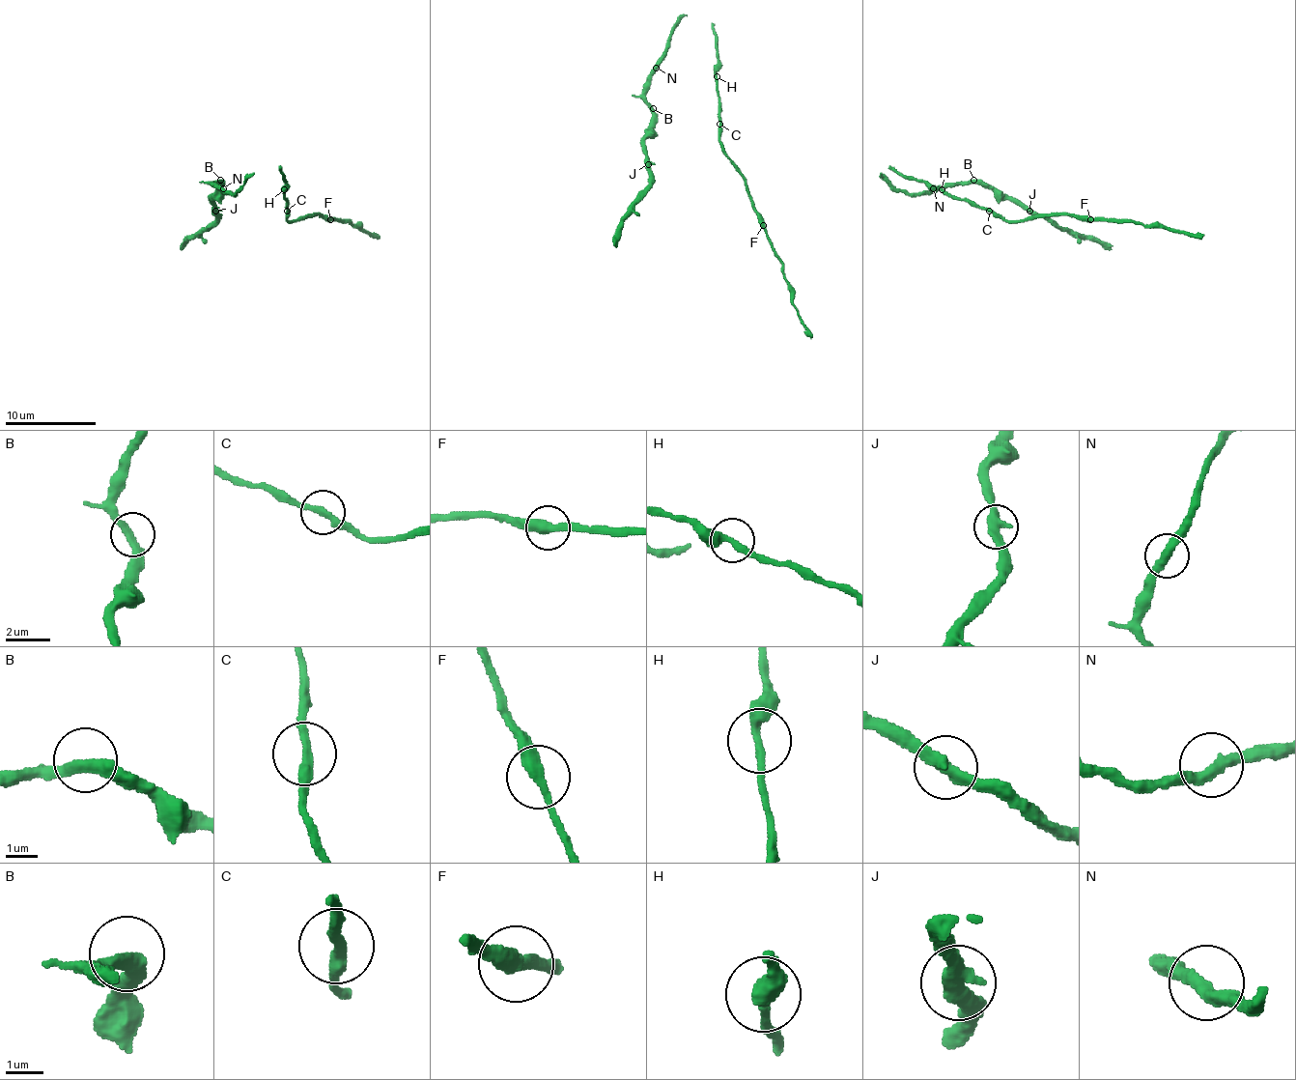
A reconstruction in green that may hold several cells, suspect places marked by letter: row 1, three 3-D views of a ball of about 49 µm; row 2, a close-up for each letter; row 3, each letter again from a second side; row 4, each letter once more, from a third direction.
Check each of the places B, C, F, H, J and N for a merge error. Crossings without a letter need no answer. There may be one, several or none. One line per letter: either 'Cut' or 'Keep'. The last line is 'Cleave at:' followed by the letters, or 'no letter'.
B: Keep
C: Keep
F: Cut
H: Keep
J: Keep
N: Keep
Cleave at: F

